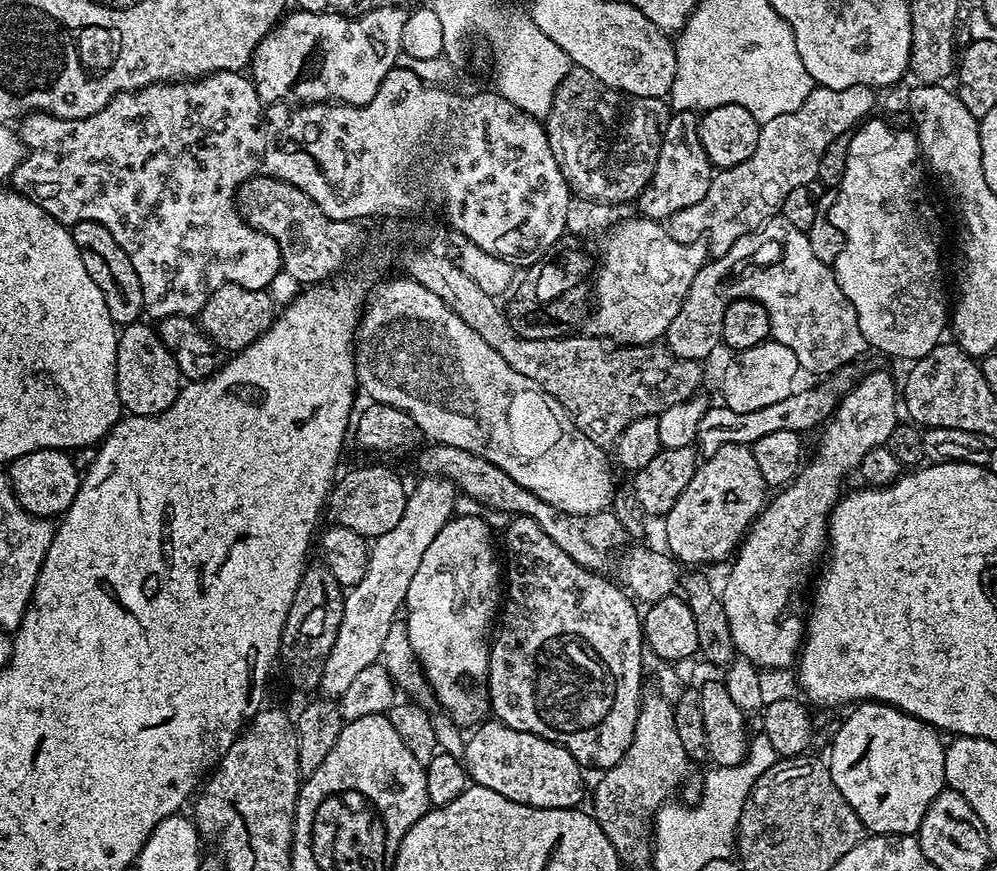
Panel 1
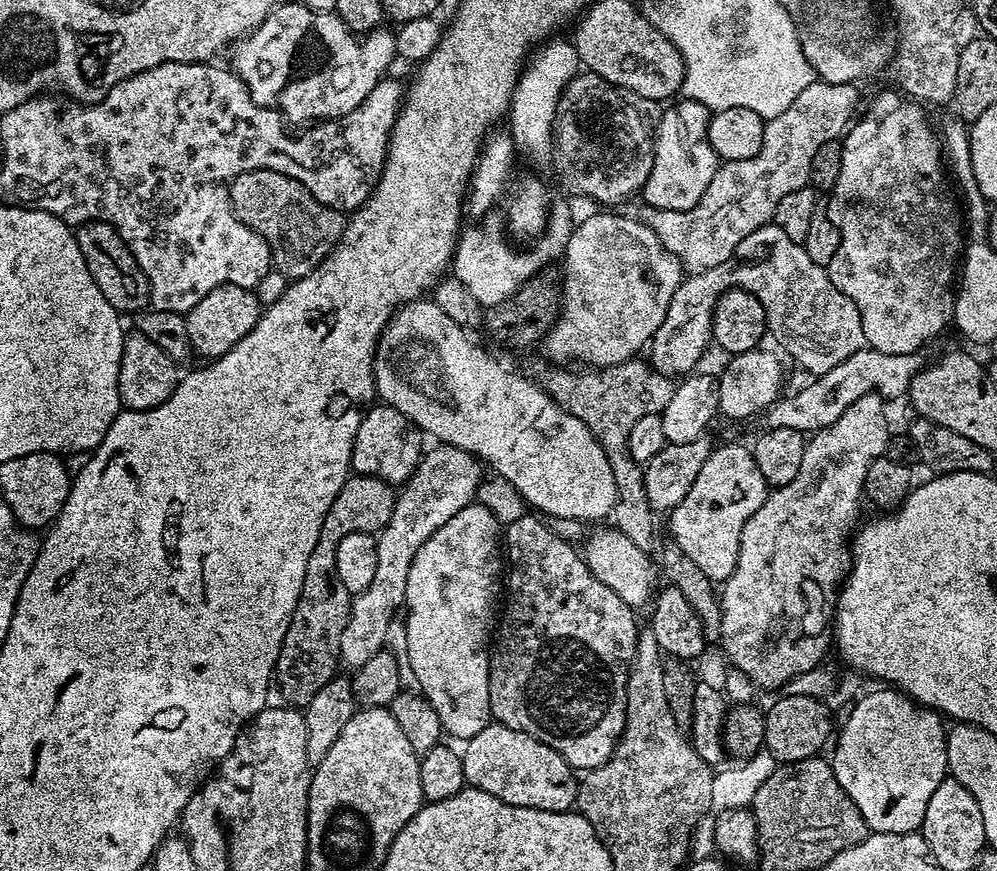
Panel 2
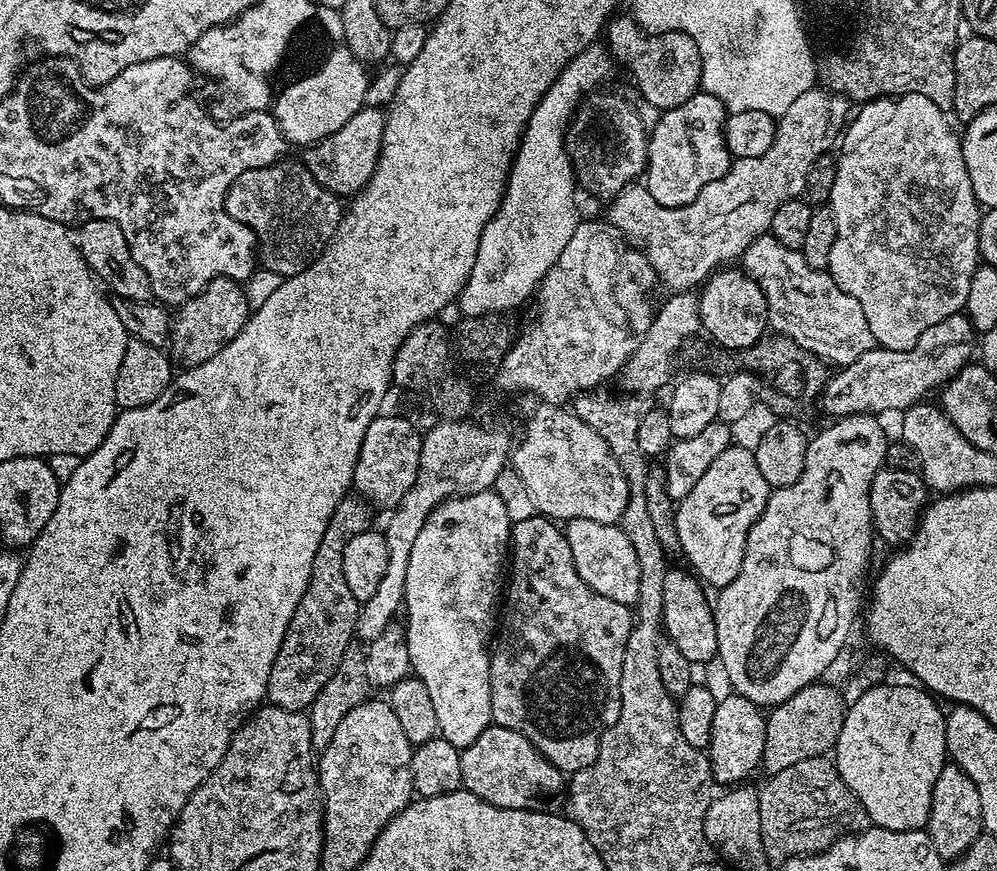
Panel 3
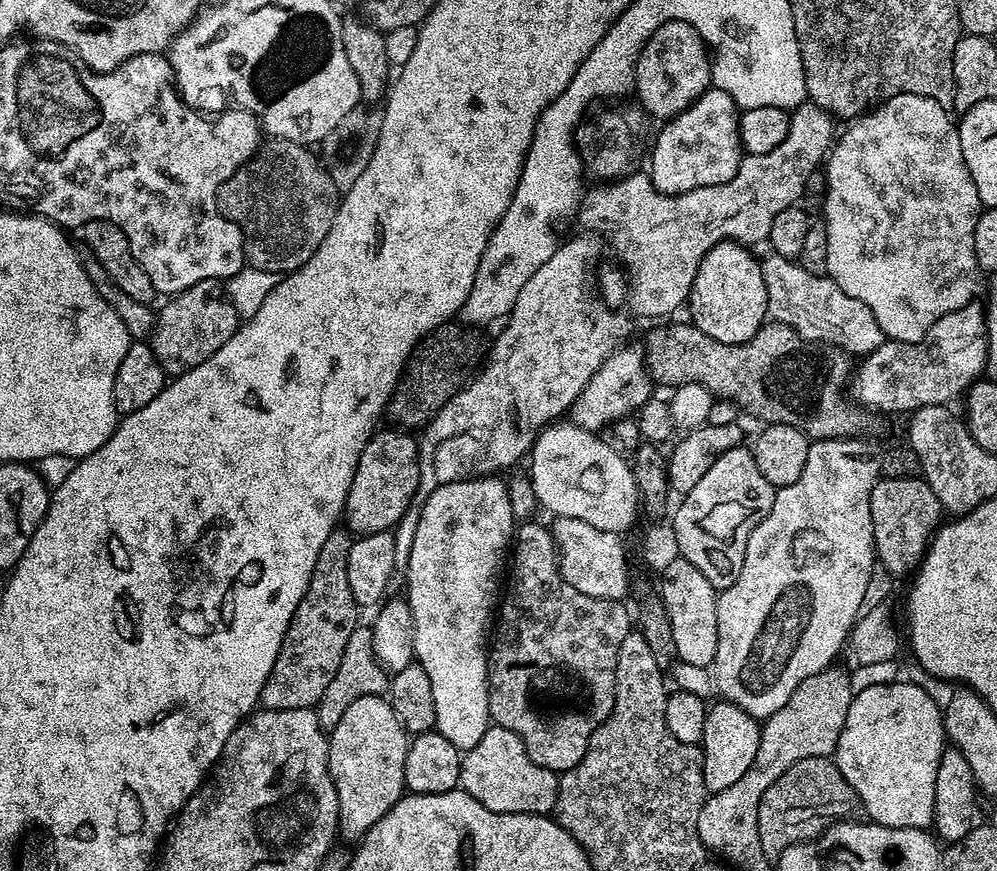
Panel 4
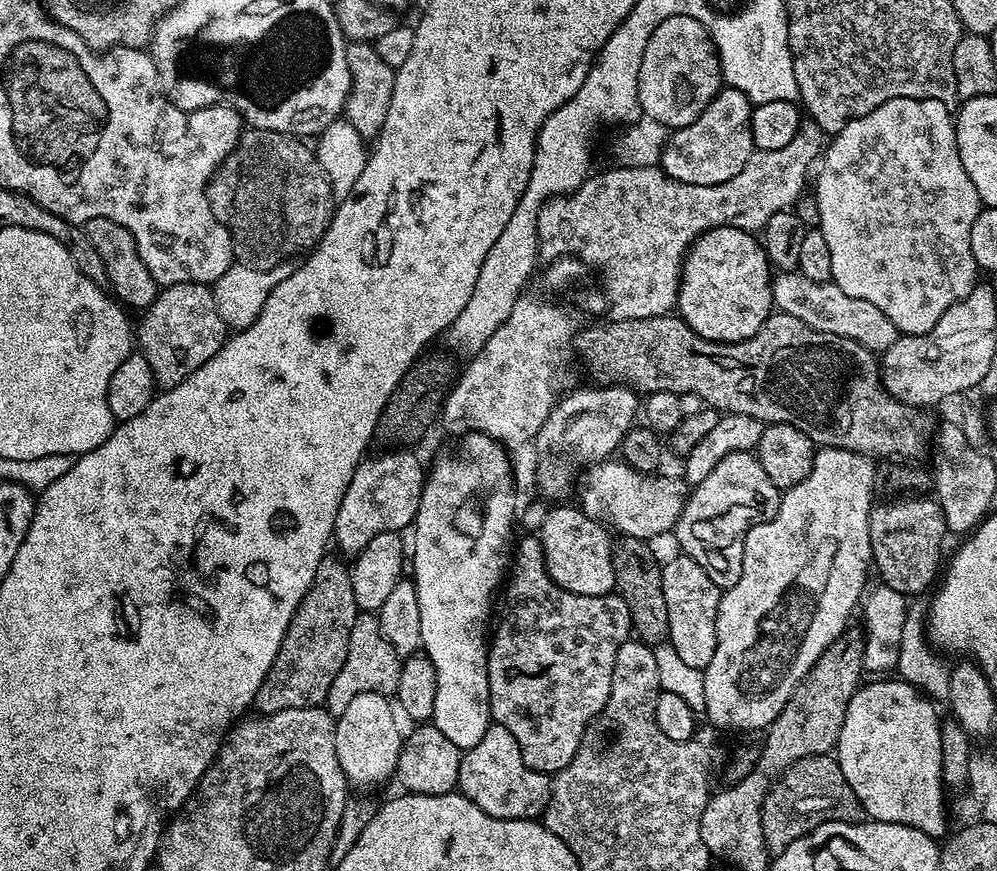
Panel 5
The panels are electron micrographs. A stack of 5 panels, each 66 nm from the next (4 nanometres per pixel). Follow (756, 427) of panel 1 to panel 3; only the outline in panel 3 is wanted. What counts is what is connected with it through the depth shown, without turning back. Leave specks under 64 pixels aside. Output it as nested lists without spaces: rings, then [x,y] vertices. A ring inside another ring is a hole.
[[[957,314],[950,318],[942,318],[938,326],[930,326],[918,342],[910,350],[890,350],[873,346],[862,358],[854,362],[843,365],[839,370],[833,371],[828,377],[828,383],[824,385],[824,390],[820,394],[819,407],[824,407],[824,412],[828,418],[839,418],[841,416],[855,416],[857,414],[881,414],[880,412],[896,412],[909,408],[912,404],[919,404],[925,398],[944,387],[948,381],[966,367],[973,359],[972,351],[977,351],[978,333],[968,320],[967,315]]]

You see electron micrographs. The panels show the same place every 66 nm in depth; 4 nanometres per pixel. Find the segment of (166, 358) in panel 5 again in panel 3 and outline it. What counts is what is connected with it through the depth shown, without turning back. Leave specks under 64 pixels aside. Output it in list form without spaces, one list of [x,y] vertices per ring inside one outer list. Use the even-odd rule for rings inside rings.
[[[225,276],[214,278],[194,298],[179,305],[172,322],[170,356],[181,369],[210,362],[222,346],[226,346],[242,330],[250,315],[248,299],[243,287]]]

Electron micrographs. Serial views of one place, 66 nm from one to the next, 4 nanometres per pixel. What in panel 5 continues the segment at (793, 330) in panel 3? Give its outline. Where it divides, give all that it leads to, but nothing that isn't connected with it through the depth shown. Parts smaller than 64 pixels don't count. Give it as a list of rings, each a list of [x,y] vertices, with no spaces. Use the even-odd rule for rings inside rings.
[[[799,270],[779,273],[772,282],[772,303],[777,309],[810,326],[814,330],[822,330],[826,334],[838,334],[838,338],[850,338],[870,351],[883,354],[902,334],[878,310],[878,306],[870,302],[862,302],[862,298],[850,298],[850,294],[842,294],[838,285],[831,282],[810,282]]]

